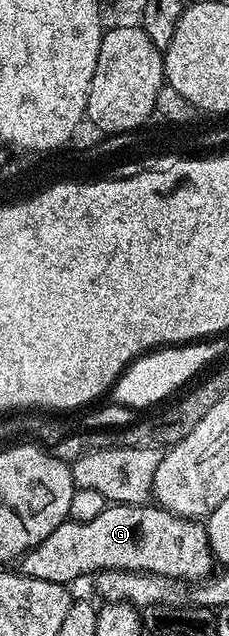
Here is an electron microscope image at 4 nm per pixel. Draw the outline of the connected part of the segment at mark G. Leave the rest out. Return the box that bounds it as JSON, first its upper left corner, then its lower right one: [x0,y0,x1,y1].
[18,503,213,587]

